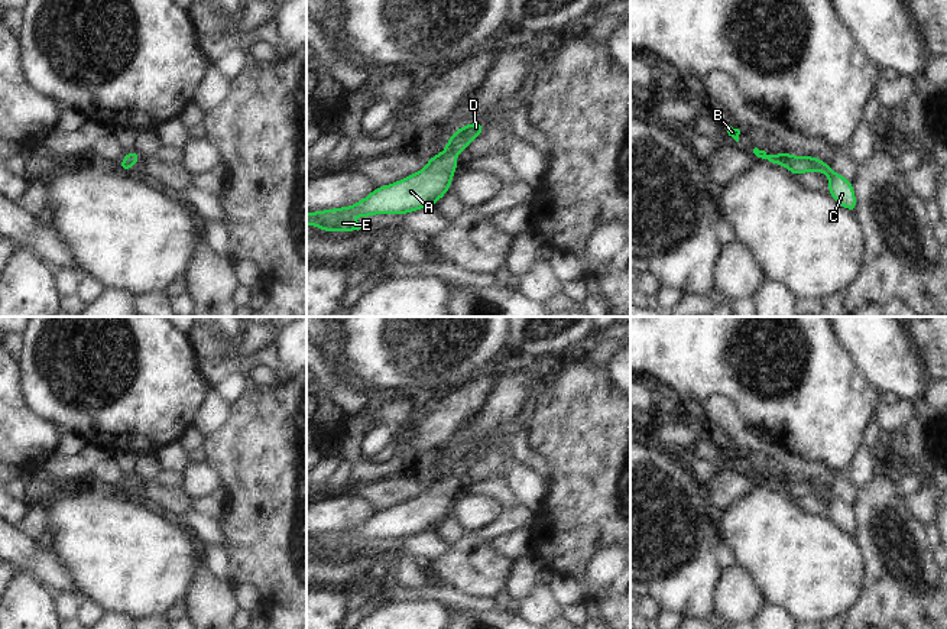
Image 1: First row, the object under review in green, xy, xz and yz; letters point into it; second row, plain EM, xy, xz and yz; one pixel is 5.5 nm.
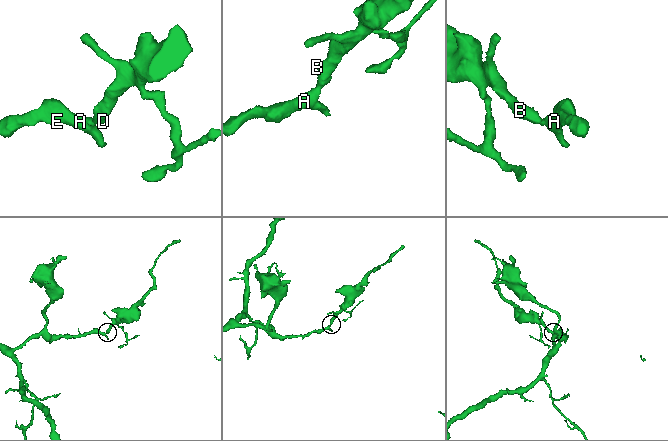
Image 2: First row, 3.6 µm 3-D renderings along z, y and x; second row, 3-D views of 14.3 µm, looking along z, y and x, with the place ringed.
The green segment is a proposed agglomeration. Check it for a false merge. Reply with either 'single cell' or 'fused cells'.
single cell

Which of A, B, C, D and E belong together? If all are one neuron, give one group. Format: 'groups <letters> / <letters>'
groups A B C D E

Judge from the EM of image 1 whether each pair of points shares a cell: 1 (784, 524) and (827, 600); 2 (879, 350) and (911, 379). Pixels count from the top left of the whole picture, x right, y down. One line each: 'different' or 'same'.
1: same
2: same

